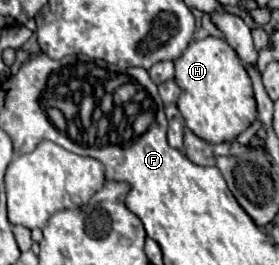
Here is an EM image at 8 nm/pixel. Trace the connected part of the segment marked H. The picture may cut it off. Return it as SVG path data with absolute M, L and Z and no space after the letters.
M206 37L200 41L192 41L186 51L174 61L174 65L176 83L182 89L178 109L194 135L208 143L234 141L256 121L252 81L240 57L224 39Z

